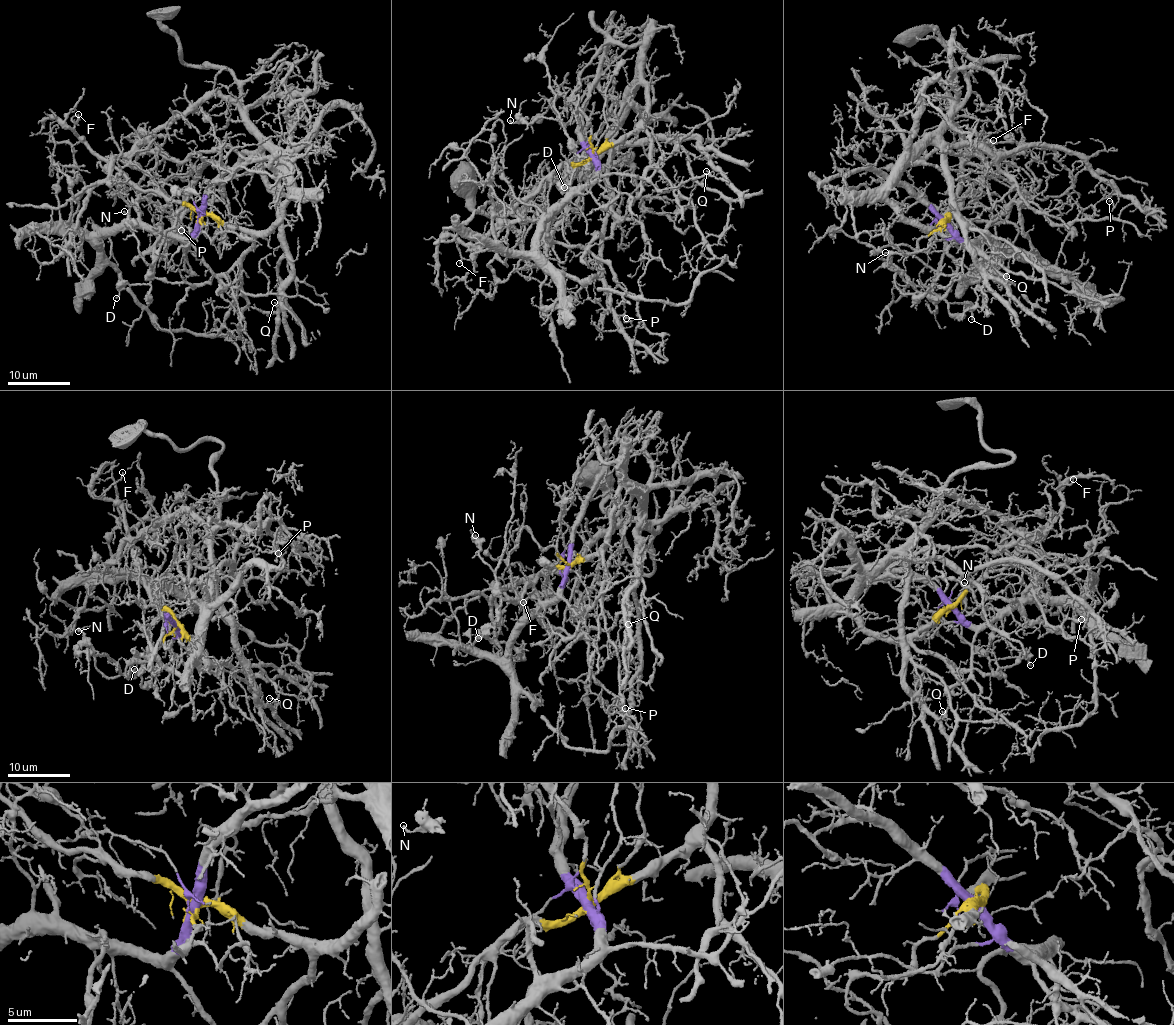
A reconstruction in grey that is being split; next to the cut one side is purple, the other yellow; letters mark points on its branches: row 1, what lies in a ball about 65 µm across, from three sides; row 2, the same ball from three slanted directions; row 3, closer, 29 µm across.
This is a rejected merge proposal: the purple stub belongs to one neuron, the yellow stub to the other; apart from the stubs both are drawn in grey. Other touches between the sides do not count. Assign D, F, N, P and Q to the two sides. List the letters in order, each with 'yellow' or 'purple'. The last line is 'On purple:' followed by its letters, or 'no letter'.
D: purple
F: yellow
N: purple
P: yellow
Q: yellow
On purple: D, N

